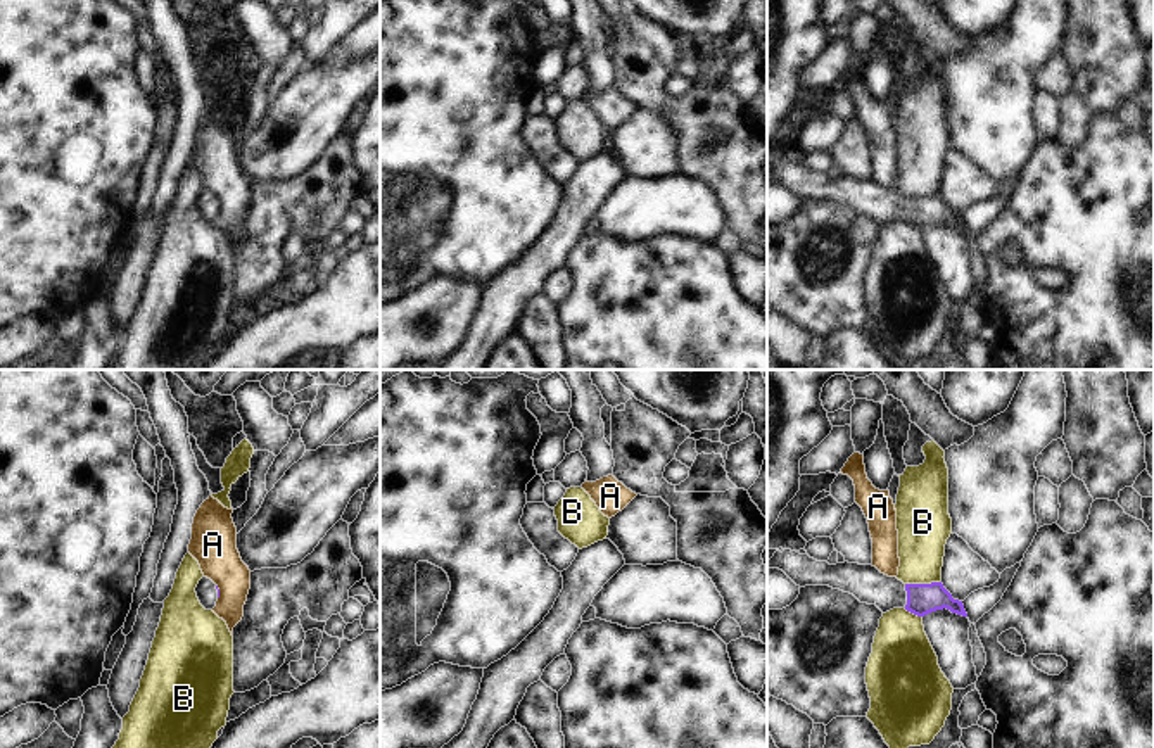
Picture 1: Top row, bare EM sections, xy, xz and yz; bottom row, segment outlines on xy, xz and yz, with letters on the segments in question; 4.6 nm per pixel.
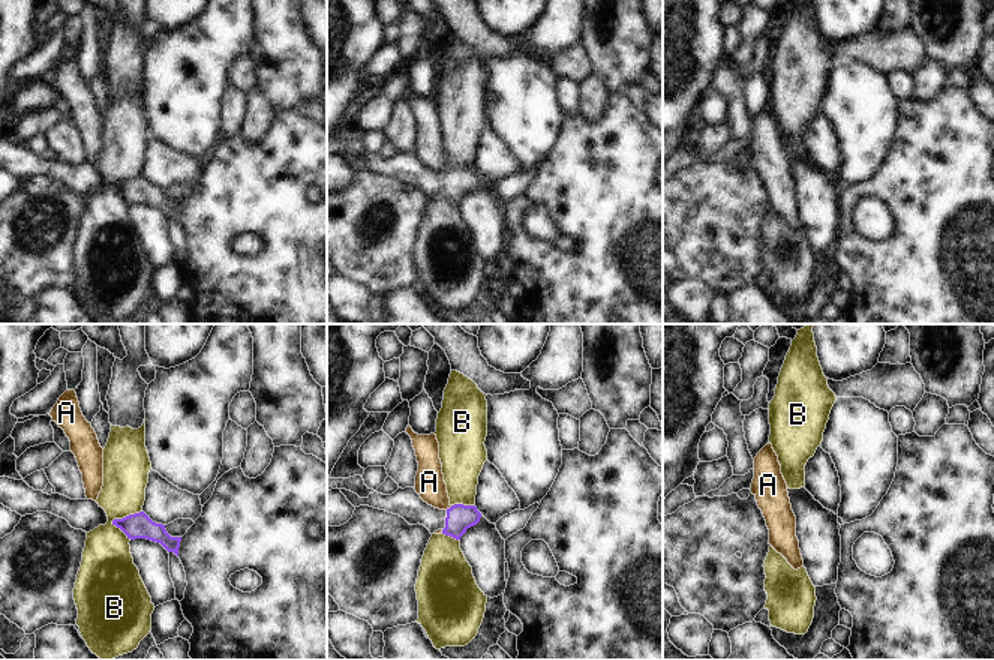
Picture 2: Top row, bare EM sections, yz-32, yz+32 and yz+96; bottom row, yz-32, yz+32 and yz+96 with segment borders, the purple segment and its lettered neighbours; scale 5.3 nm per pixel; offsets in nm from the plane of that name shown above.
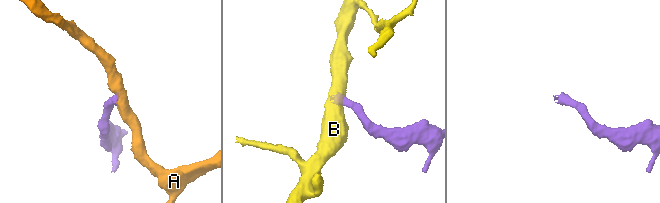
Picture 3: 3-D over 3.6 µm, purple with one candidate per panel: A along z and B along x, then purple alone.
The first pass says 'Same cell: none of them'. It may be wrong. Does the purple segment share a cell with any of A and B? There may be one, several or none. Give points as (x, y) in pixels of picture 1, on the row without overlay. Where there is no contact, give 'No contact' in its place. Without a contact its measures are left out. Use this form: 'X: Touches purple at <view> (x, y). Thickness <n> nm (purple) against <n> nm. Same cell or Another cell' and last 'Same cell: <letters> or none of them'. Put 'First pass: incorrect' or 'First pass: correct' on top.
First pass: correct
A: Touches purple at xy (218, 204). Thickness 20 nm (purple) against 220 nm. Another cell
B: Touches purple at yz (921, 197). Thickness 140 nm (purple) against 240 nm. Another cell
Same cell: none of them

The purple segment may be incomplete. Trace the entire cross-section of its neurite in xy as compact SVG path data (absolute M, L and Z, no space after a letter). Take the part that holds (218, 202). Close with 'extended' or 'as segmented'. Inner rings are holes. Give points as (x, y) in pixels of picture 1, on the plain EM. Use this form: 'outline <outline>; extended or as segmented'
outline M202 190L195 200L195 206L197 206L200 218L206 223L212 223L216 219L216 214L219 211L219 202L211 192Z; extended

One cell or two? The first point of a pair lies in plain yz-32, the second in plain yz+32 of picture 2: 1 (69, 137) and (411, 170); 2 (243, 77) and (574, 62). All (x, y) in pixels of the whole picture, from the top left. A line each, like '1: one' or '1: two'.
1: two
2: one

